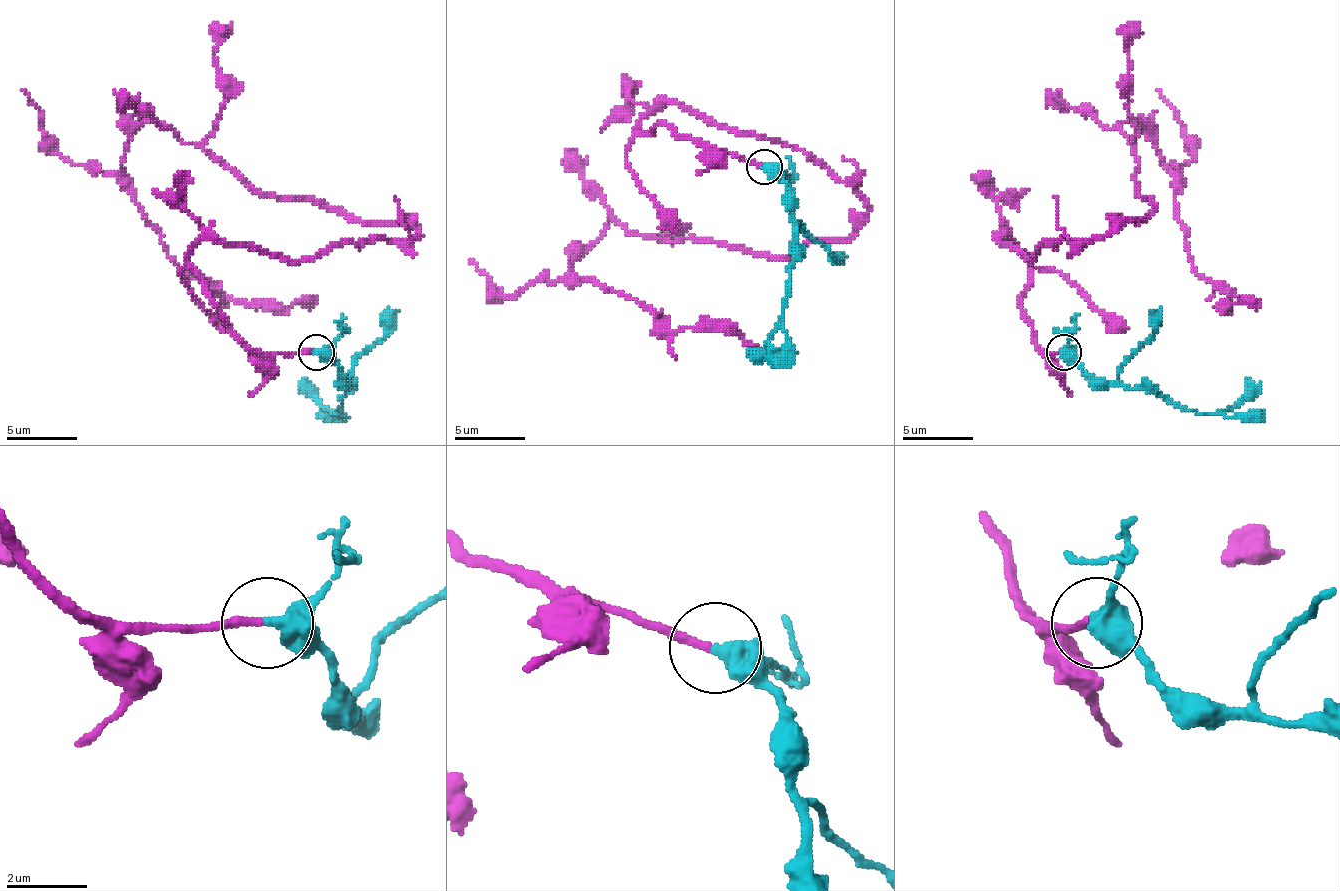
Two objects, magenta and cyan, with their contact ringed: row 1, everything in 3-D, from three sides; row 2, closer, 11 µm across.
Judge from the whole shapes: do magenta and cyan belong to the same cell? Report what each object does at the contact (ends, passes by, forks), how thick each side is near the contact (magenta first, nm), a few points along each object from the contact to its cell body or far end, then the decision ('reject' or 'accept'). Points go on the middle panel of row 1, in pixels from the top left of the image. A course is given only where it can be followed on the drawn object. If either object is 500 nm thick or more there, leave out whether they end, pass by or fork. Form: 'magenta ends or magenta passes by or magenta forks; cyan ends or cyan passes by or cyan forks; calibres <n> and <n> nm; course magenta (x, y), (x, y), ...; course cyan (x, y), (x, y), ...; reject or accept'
magenta ends; cyan passes by; calibres 200 and 400 nm; course magenta (761, 167), (637, 132), (683, 103), (811, 153), (868, 217), (790, 256), (612, 221), (569, 270), (765, 359); course cyan (765, 167), (790, 192), (793, 260), (779, 327), (754, 363); accept

